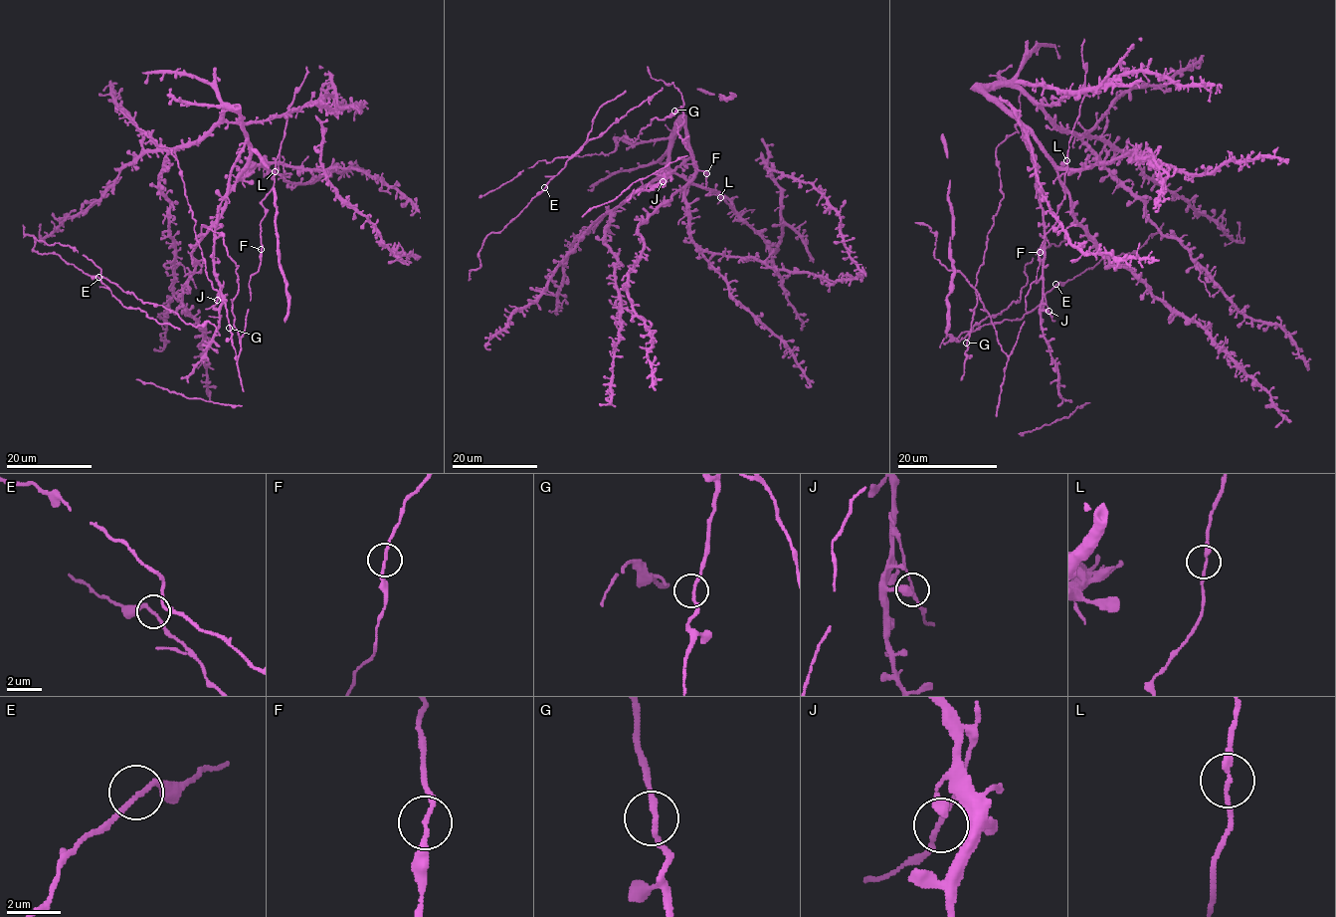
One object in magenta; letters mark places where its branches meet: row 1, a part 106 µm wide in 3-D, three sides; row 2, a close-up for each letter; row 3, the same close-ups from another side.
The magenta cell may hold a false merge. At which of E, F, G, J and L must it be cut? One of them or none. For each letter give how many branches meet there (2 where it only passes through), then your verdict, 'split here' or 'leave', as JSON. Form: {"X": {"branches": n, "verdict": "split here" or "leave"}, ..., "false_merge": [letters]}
{"E": {"branches": 2, "verdict": "leave"}, "F": {"branches": 2, "verdict": "leave"}, "G": {"branches": 2, "verdict": "leave"}, "J": {"branches": 2, "verdict": "leave"}, "L": {"branches": 2, "verdict": "leave"}, "false_merge": []}

